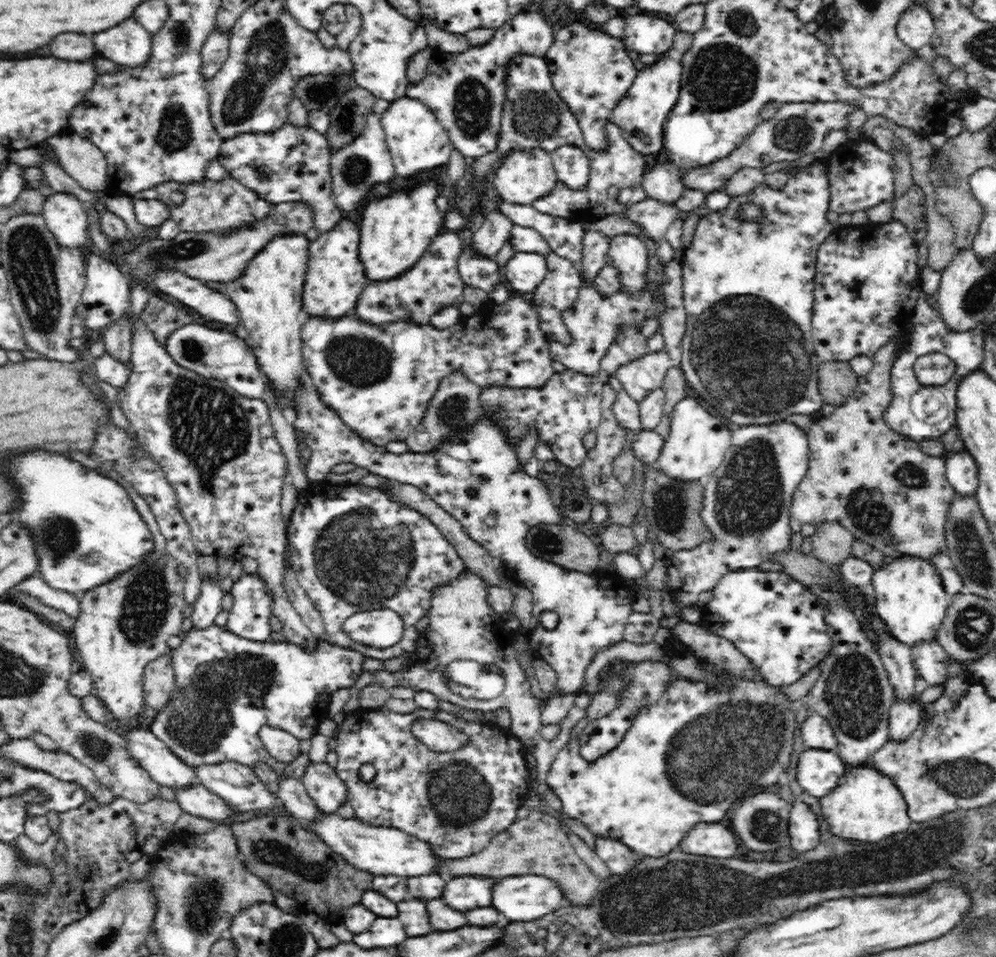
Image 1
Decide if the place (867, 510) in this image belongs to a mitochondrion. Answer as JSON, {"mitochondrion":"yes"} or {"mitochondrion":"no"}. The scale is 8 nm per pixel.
{"mitochondrion":"yes"}

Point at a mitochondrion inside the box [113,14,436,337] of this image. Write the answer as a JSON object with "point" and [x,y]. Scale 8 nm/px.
{"point":[268,51]}

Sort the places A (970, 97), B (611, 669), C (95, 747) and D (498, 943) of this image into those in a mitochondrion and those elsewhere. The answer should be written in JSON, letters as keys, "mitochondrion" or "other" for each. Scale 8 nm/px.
{"A":"other","B":"other","C":"mitochondrion","D":"other"}

